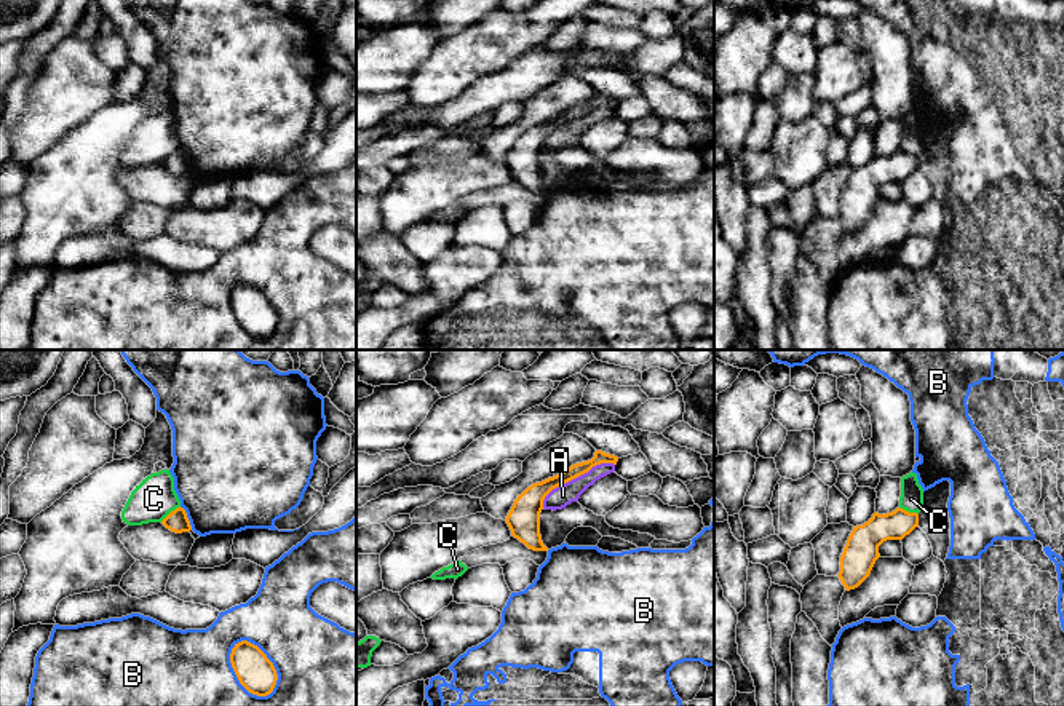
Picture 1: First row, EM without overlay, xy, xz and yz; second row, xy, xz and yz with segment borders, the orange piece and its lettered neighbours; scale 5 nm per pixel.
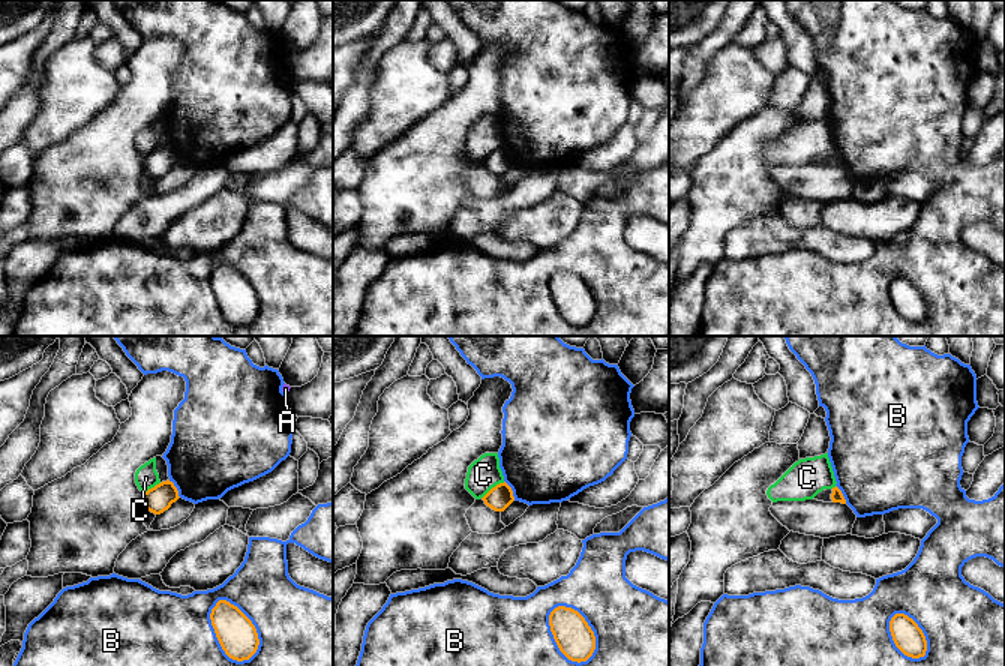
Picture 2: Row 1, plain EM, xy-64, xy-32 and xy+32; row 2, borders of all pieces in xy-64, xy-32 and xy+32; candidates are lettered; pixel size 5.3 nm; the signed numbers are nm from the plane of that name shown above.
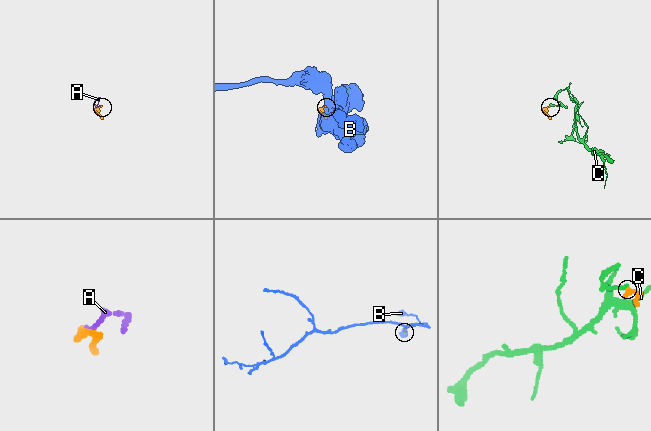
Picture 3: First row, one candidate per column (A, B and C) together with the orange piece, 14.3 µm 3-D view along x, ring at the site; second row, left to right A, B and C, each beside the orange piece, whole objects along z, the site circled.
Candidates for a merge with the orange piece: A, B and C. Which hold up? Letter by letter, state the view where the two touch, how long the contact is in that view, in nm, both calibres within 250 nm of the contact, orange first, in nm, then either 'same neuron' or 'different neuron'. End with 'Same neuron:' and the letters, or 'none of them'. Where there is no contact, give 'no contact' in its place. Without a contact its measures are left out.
A: xz | 420 nm | 130/110 nm | different neuron
B: xy | 320 nm | 190/500 nm | different neuron
C: xy | 130 nm | 110/220 nm | different neuron
Same neuron: none of them

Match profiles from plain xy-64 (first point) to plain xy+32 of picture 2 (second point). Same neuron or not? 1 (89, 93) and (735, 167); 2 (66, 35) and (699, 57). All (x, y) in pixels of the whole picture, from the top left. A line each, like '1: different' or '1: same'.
1: different
2: same

